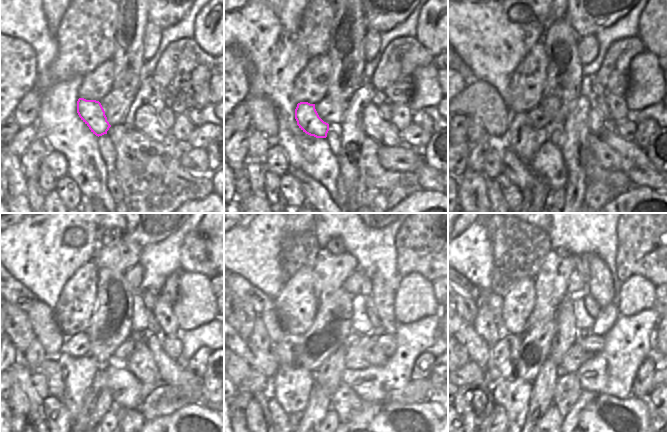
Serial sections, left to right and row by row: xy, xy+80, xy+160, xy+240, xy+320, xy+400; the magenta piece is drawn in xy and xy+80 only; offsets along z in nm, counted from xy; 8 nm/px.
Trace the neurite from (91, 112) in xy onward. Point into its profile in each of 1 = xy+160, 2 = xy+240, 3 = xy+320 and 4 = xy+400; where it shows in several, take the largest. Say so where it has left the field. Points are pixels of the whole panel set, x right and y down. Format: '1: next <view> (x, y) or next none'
1: next xy+160 (525, 141)
2: next xy+240 (78, 373)
3: next xy+320 (291, 386)
4: next xy+400 (513, 395)

